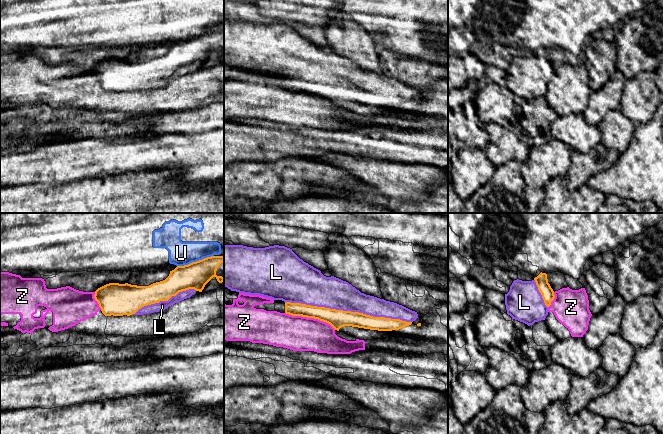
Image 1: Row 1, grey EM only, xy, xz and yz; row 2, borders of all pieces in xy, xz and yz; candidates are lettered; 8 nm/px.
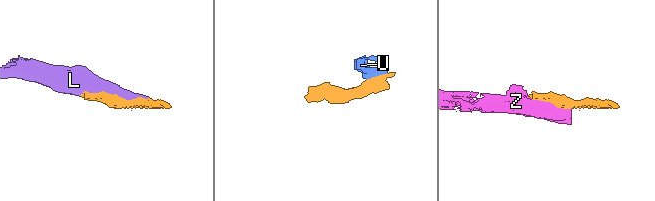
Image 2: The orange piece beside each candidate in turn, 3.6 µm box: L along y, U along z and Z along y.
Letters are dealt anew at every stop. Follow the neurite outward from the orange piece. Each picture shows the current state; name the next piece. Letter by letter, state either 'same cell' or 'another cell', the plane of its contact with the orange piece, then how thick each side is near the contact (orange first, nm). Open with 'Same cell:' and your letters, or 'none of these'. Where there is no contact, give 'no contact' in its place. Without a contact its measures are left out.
Same cell: L
L: same cell; meets orange in xz; 140 nm thick on the orange side, 260 nm on the other
U: another cell; meets orange in xy; 220 nm thick on the orange side, 190 nm on the other
Z: another cell; meets orange in xz; 140 nm thick on the orange side, 280 nm on the other

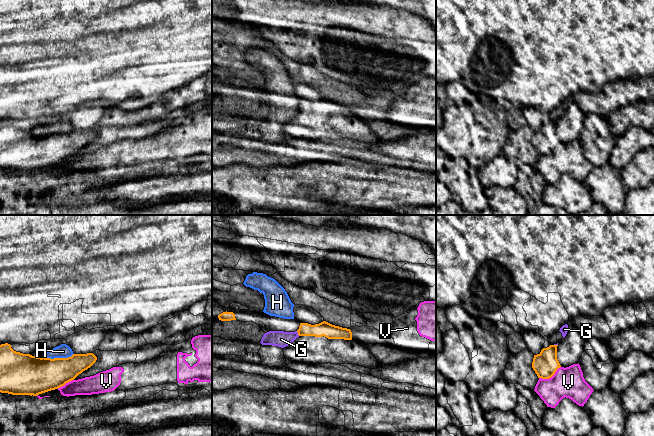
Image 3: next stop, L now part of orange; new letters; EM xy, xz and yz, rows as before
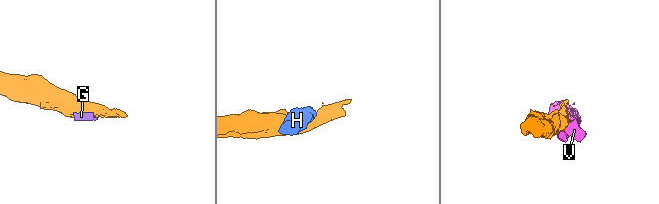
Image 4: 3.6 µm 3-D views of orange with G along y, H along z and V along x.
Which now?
Same cell: none of these
G: another cell; meets orange in xz; 120 nm thick on the orange side, 130 nm on the other
H: another cell; meets orange in xy; 320 nm thick on the orange side, 110 nm on the other
V: another cell; meets orange in yz; 200 nm thick on the orange side, 240 nm on the other

